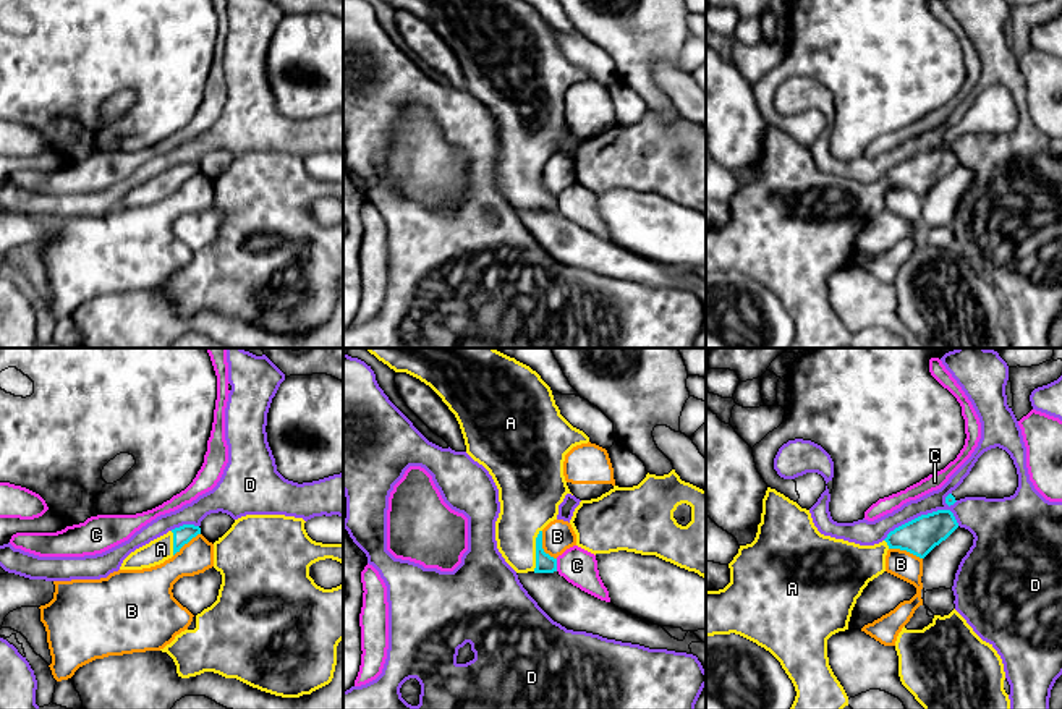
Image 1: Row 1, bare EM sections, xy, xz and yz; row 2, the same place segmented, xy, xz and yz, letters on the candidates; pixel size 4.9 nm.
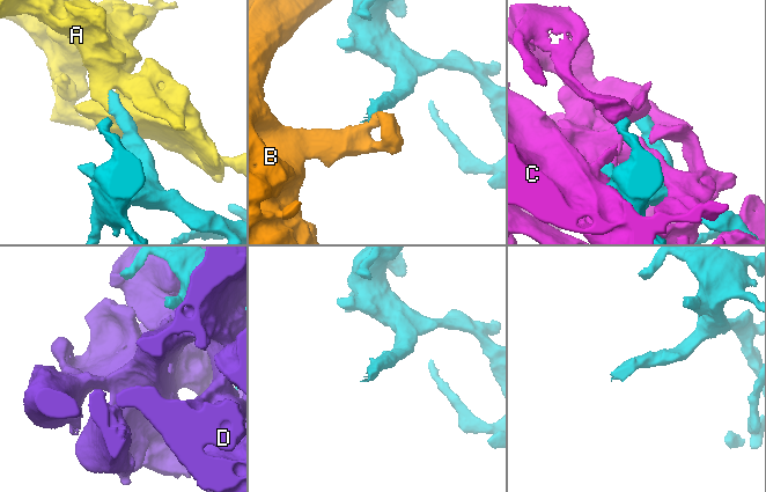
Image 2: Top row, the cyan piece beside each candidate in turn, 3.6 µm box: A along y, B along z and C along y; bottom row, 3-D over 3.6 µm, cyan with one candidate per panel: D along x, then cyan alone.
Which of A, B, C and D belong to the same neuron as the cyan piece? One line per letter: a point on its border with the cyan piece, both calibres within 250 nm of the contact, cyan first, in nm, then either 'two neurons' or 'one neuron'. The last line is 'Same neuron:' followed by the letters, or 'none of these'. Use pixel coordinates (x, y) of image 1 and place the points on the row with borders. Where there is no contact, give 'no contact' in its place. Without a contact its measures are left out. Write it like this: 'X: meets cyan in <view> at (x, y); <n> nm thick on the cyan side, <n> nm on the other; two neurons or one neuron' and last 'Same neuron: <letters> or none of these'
A: meets cyan in xz at (536, 551); 100 nm thick on the cyan side, 280 nm on the other; one neuron
B: meets cyan in yz at (905, 549); 180 nm thick on the cyan side, 140 nm on the other; two neurons
C: meets cyan in xz at (556, 565); 100 nm thick on the cyan side, 180 nm on the other; two neurons
D: meets cyan in yz at (921, 515); 180 nm thick on the cyan side, 160 nm on the other; two neurons
Same neuron: A

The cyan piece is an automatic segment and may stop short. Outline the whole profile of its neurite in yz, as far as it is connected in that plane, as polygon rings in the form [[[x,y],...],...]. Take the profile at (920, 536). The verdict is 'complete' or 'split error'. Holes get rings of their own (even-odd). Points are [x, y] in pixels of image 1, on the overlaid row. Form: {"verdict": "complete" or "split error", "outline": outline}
{"verdict": "split error", "outline": [[[767,487],[754,541],[740,546],[738,554],[729,563],[730,583],[724,589],[706,591],[706,636],[735,633],[769,651],[795,686],[796,696],[790,709],[843,709],[848,706],[848,696],[829,665],[827,639],[848,630],[856,599],[869,581],[886,571],[889,549],[907,550],[924,558],[957,528],[958,523],[950,510],[937,510],[895,528],[879,544],[860,546],[821,534],[809,510]]]}

